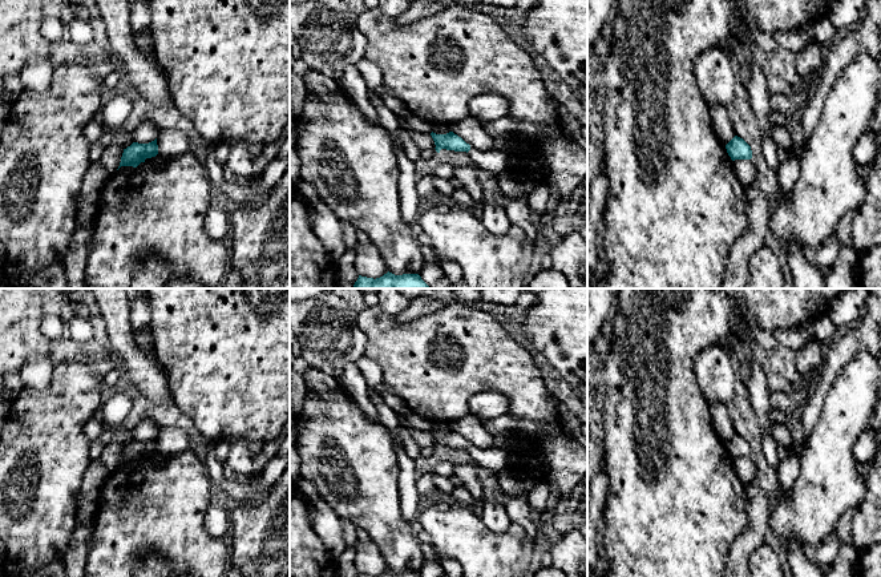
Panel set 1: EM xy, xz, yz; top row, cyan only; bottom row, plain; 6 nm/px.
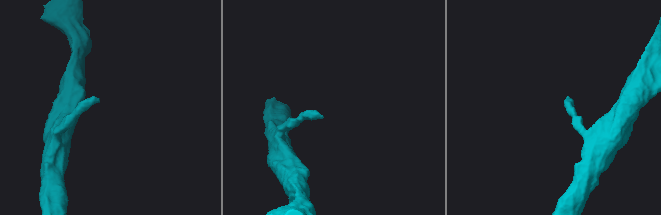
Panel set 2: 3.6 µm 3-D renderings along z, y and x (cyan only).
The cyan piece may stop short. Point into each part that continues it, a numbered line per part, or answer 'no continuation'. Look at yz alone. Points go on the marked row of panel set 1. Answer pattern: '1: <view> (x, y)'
no continuation

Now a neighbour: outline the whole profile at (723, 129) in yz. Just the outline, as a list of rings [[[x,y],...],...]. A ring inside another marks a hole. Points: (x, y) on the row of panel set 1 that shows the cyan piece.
[[[712,105],[710,108],[710,114],[716,137],[720,142],[728,144],[736,136],[736,133],[734,132],[734,128],[728,120],[727,108],[722,105]]]

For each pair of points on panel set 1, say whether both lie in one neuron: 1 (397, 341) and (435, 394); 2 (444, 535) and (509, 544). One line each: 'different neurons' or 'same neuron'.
1: same neuron
2: same neuron

